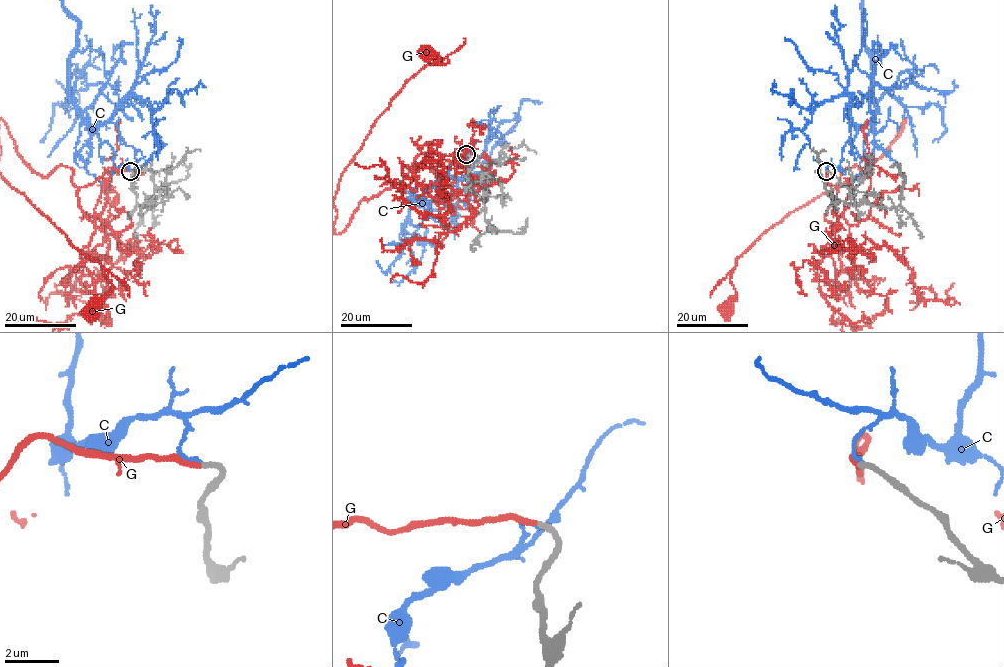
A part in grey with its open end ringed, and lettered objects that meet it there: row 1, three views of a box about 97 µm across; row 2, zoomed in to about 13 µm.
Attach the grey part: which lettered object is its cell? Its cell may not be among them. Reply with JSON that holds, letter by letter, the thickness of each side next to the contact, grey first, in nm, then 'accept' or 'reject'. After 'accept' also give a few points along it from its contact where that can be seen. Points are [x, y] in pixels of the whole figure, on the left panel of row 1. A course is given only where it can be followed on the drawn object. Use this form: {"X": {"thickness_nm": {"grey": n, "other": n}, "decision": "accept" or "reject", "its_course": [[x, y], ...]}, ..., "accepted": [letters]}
{"C": {"thickness_nm": {"grey": 220, "other": 120}, "decision": "reject"}, "G": {"thickness_nm": {"grey": 220, "other": 200}, "decision": "accept"}, "accepted": ["G"]}

